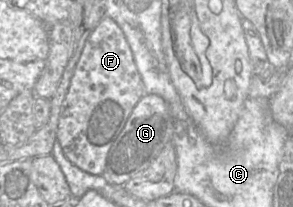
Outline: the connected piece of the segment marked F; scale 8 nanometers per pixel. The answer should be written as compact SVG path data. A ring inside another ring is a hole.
M104 16L86 40L61 107L56 140L66 158L87 173L102 175L114 140L144 95L123 30L111 17Z

